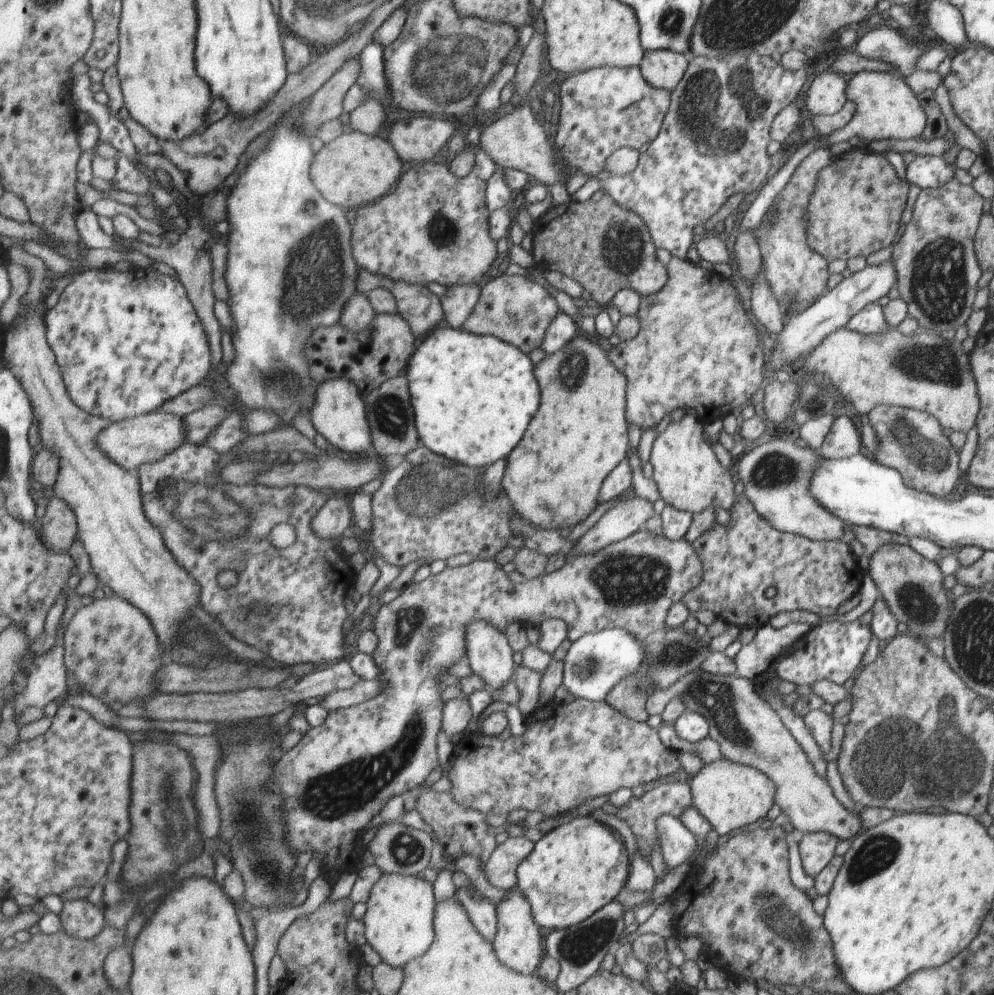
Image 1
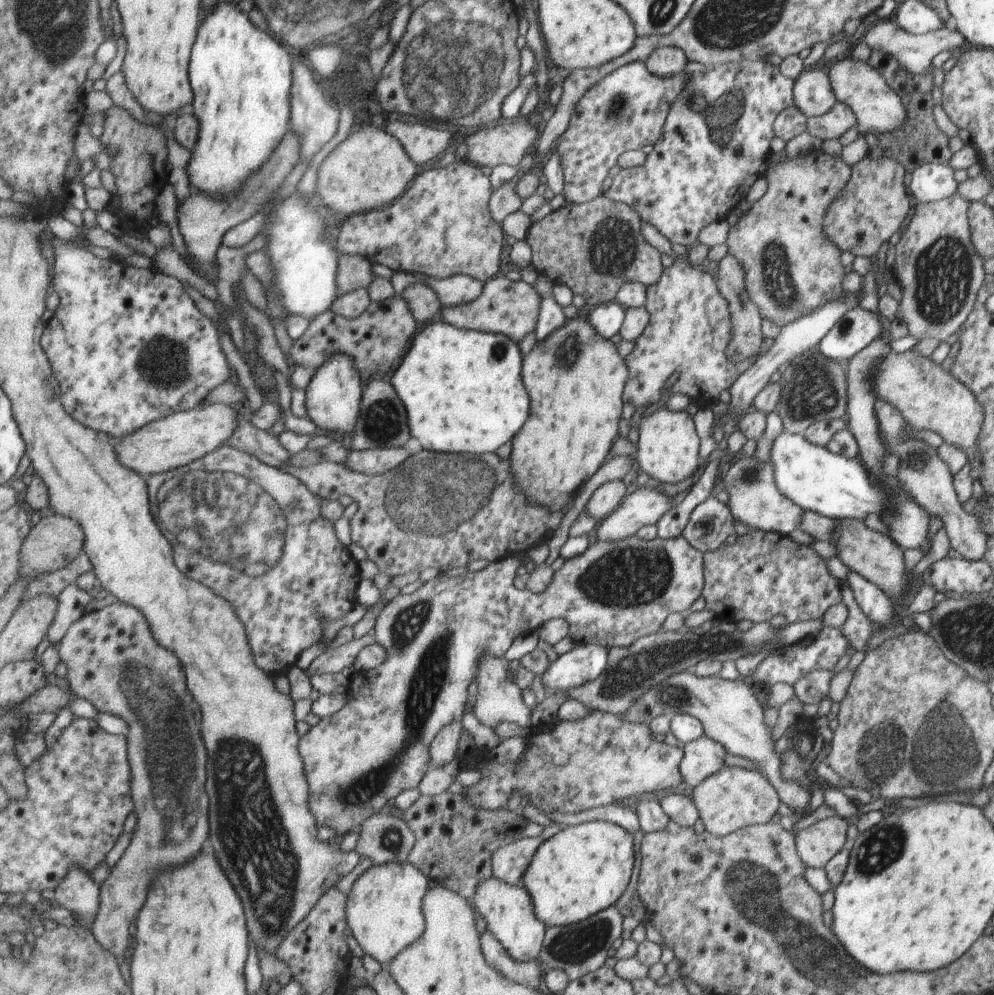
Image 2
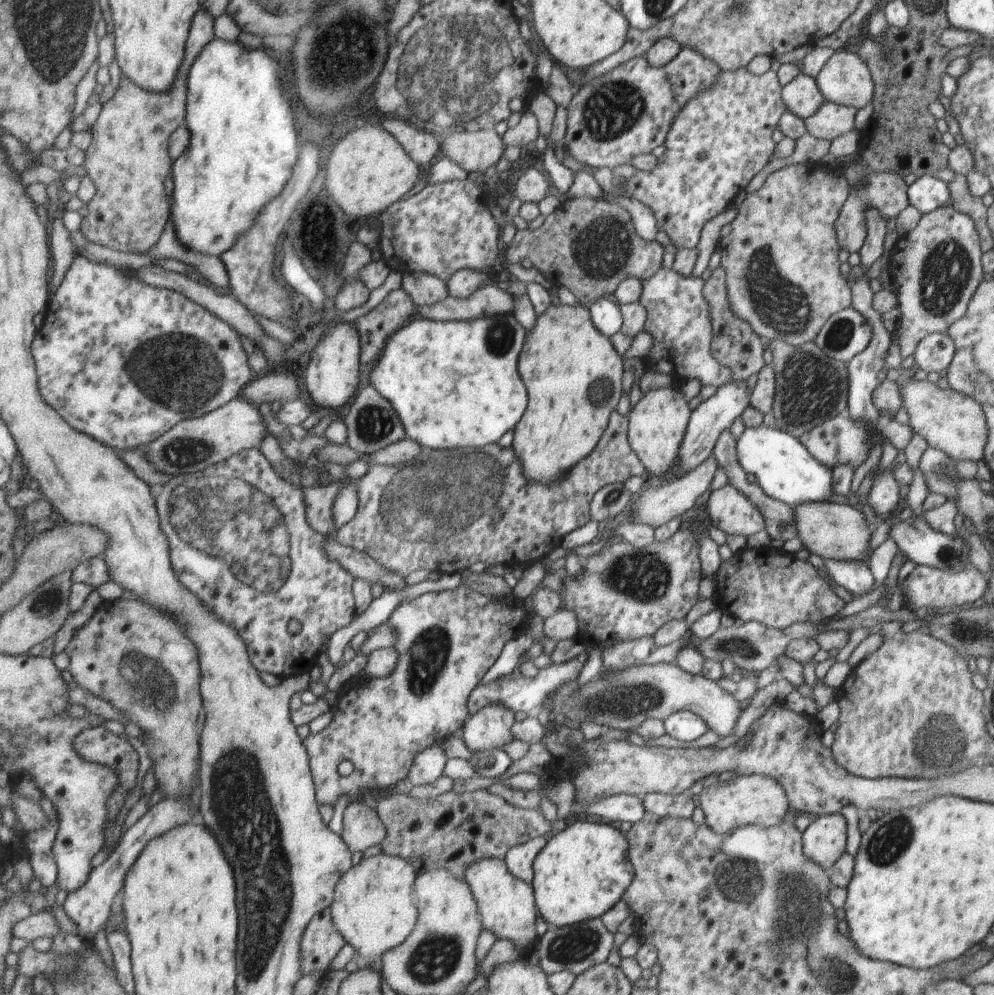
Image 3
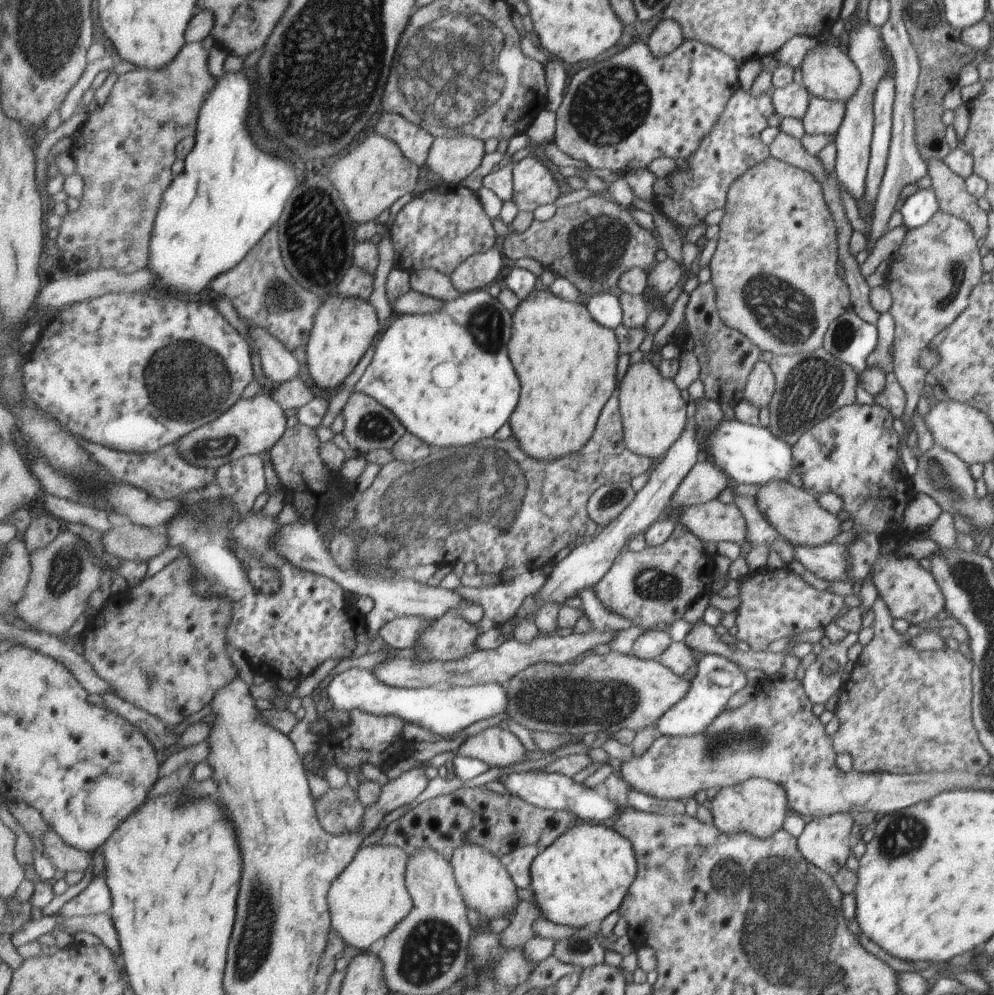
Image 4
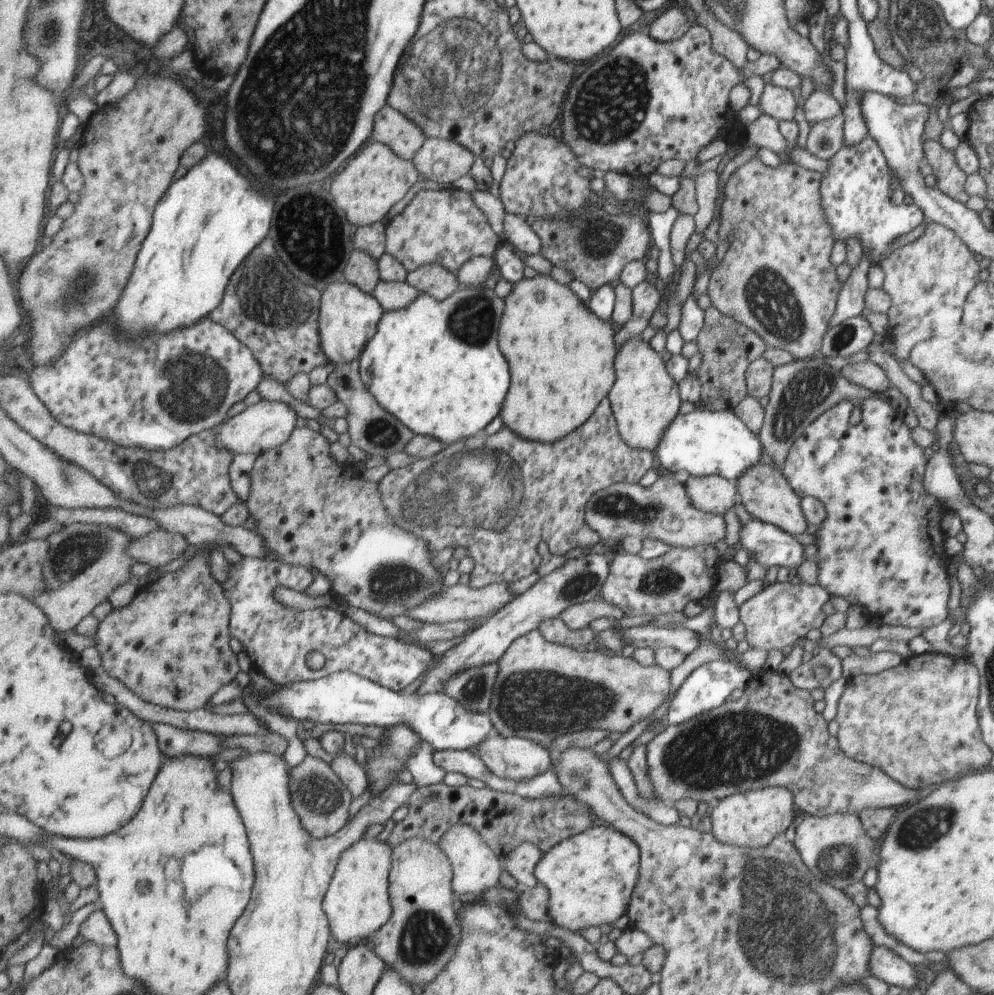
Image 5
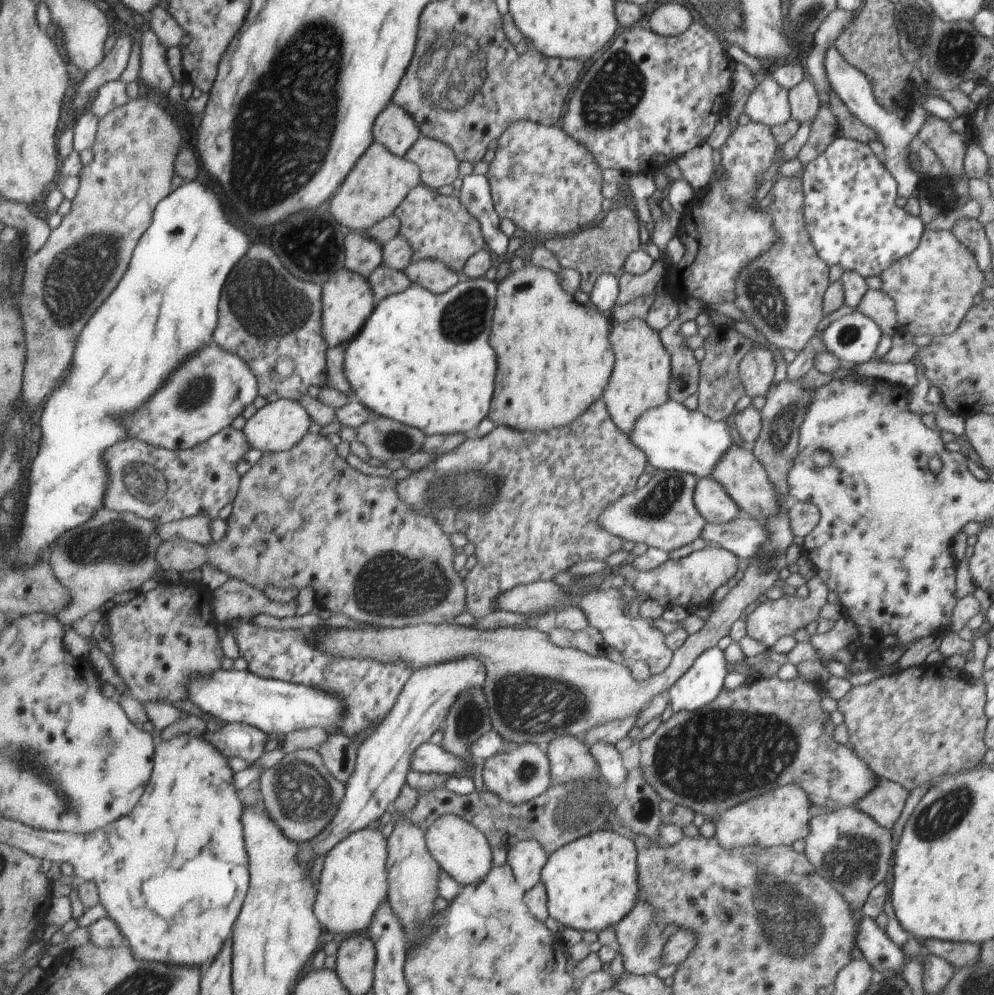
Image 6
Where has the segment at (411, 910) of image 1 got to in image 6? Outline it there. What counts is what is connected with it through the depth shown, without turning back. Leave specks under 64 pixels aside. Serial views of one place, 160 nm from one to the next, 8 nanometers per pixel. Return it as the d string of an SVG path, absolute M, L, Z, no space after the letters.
M374 826L351 833L326 854L317 884L314 912L328 931L351 935L367 933L378 908L389 898L389 854L388 840L381 829Z

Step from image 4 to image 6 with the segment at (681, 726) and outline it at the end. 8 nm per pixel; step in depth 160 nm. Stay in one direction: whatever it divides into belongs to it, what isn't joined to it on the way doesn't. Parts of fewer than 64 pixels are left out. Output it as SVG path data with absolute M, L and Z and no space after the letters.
M706 648L694 658L693 664L668 688L667 700L672 713L694 711L713 702L723 688L727 672L723 651Z

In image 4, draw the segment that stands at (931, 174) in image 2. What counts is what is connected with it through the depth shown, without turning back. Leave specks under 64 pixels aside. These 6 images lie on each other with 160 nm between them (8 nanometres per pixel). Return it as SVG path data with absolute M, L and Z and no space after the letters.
M919 189L908 196L900 207L902 224L907 229L921 226L937 210L938 202L931 189Z

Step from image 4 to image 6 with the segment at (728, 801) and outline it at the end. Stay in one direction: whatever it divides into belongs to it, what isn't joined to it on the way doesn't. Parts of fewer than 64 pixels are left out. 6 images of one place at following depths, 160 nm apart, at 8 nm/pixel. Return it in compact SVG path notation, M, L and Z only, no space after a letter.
M795 784L775 788L763 796L757 796L728 808L713 819L715 832L713 838L723 848L743 847L769 848L790 846L797 840L803 840L810 831L809 798L807 792Z

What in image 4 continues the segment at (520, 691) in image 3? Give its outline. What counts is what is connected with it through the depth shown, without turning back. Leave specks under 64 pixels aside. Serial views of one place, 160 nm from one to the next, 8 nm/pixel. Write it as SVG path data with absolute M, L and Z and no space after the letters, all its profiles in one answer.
M349 668L335 675L327 686L331 707L339 712L355 709L375 716L393 715L407 723L417 724L425 730L444 738L453 738L465 728L481 720L489 720L506 712L509 695L505 685L487 683L472 687L449 687L447 685L426 689L404 689L385 684L373 671L363 668Z

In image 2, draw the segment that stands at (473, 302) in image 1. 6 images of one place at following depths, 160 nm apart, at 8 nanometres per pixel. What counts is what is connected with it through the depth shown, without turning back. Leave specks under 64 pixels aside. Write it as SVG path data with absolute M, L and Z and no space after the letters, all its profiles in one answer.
M453 275L452 277L437 280L430 276L419 276L423 282L429 282L429 284L437 291L439 298L443 306L450 307L455 305L462 305L477 300L484 289L484 282L479 279L473 278L469 275Z

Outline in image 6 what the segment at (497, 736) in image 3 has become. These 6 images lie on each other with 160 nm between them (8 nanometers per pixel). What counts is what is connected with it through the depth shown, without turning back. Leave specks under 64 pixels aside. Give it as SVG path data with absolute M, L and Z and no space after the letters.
M536 743L511 745L511 750L503 750L499 756L484 762L483 784L485 790L494 792L502 801L513 804L530 803L553 785L548 751L541 750Z

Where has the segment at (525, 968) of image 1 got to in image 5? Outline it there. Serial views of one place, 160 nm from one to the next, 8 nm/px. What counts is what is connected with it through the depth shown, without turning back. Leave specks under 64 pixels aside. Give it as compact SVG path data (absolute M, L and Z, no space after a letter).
M457 823L450 828L439 842L440 847L447 853L454 868L454 891L459 894L480 895L483 891L489 891L499 886L501 872L505 869L501 866L499 856L484 838L470 824Z

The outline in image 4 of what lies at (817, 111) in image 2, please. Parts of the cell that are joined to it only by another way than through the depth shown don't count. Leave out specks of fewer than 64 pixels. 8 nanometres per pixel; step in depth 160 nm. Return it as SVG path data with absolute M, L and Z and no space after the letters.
M798 80L786 84L784 87L772 89L771 95L772 105L778 118L791 117L800 120L805 114L809 98L805 87Z

